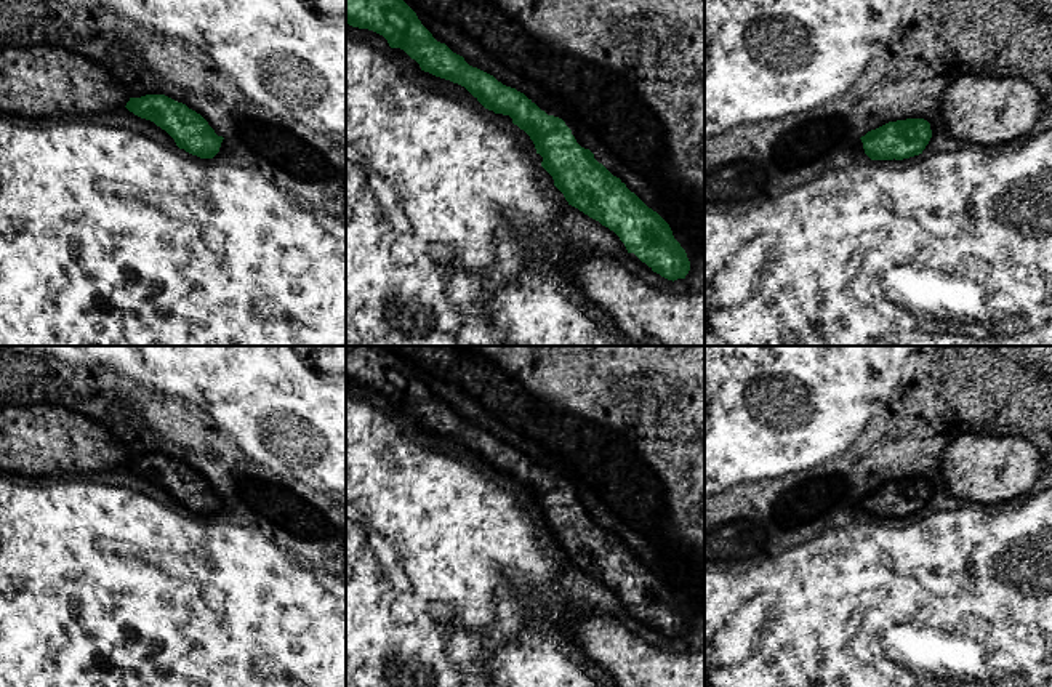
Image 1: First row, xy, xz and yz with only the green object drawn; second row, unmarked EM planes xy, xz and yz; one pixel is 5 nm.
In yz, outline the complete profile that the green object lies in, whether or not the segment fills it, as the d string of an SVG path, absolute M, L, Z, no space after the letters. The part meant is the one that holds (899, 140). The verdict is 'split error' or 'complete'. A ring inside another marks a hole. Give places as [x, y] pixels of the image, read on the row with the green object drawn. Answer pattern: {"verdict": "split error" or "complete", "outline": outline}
{"verdict": "complete", "outline": "M924 119L889 122L861 136L865 154L871 160L903 160L922 154L932 138Z"}

